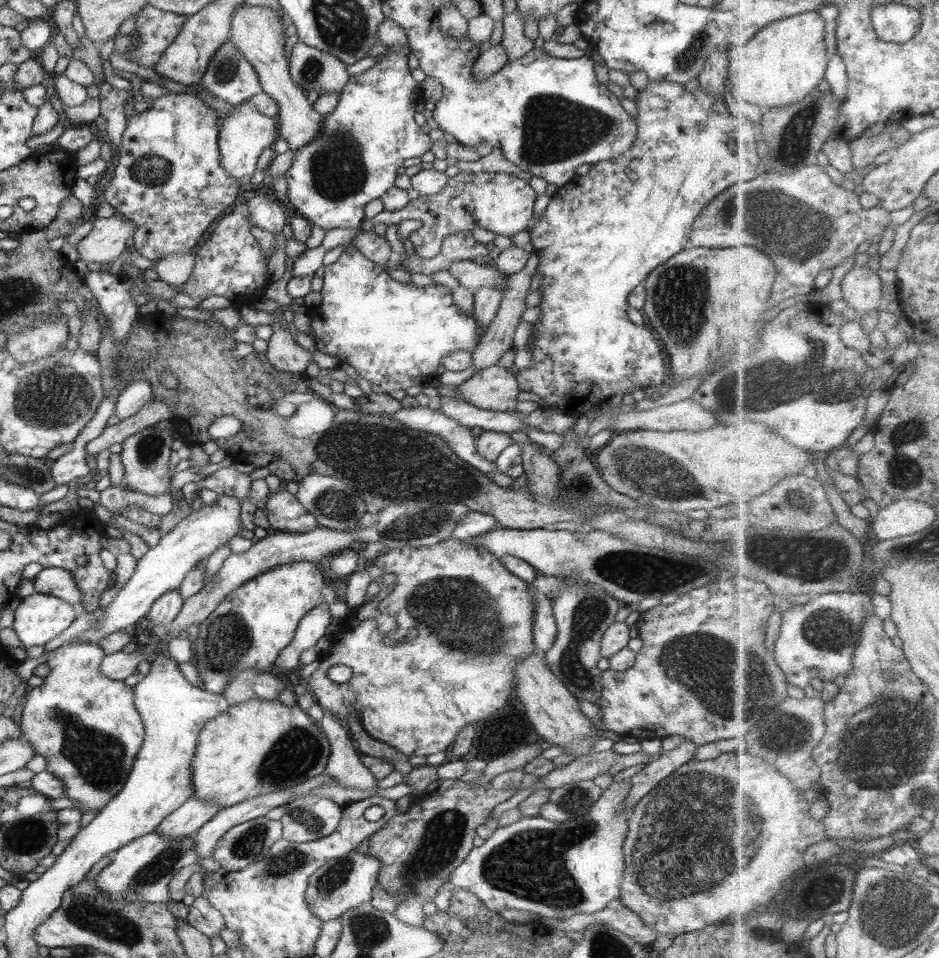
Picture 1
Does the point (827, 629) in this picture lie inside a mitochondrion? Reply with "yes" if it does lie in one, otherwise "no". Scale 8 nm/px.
yes

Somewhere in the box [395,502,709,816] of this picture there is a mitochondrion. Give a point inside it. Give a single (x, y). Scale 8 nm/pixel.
(453, 608)

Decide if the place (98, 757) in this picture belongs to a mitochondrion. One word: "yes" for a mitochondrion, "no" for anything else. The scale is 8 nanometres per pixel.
yes

